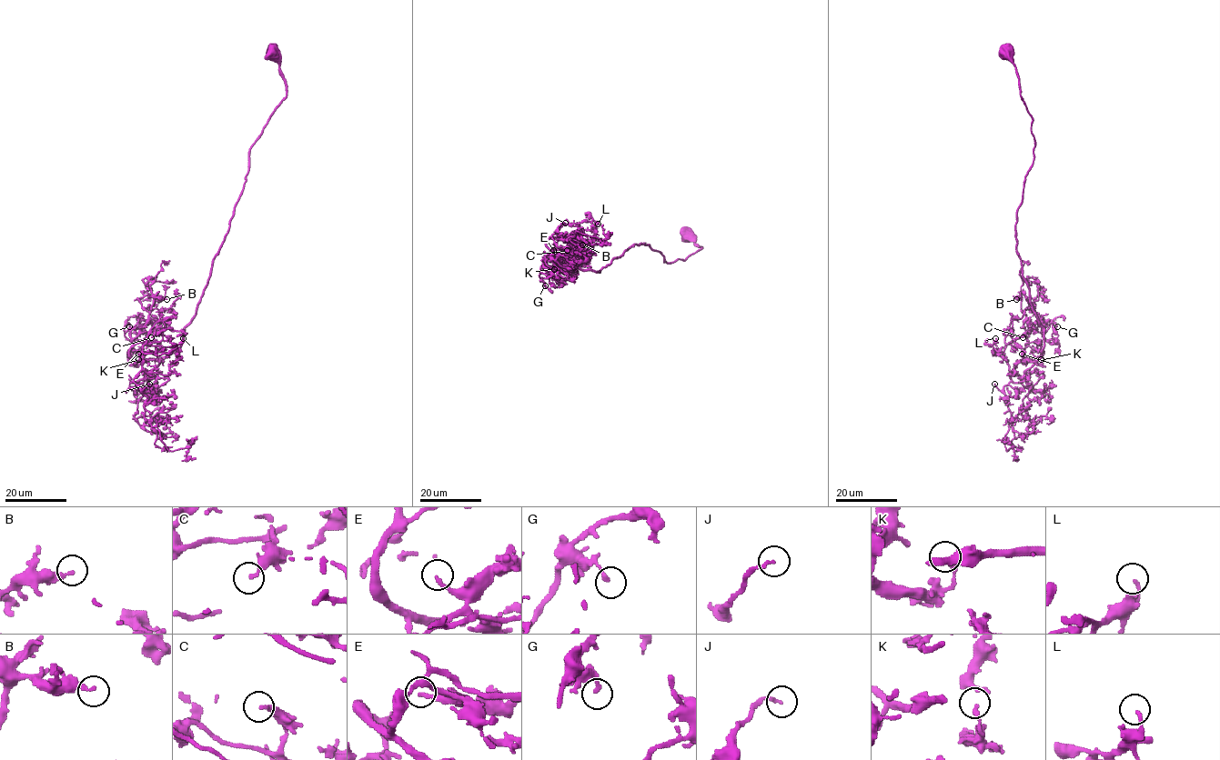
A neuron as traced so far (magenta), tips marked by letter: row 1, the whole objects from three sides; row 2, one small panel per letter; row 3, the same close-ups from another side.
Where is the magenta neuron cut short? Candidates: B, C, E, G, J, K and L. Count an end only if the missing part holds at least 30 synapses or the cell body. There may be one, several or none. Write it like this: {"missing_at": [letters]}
{"missing_at": ["J"]}

